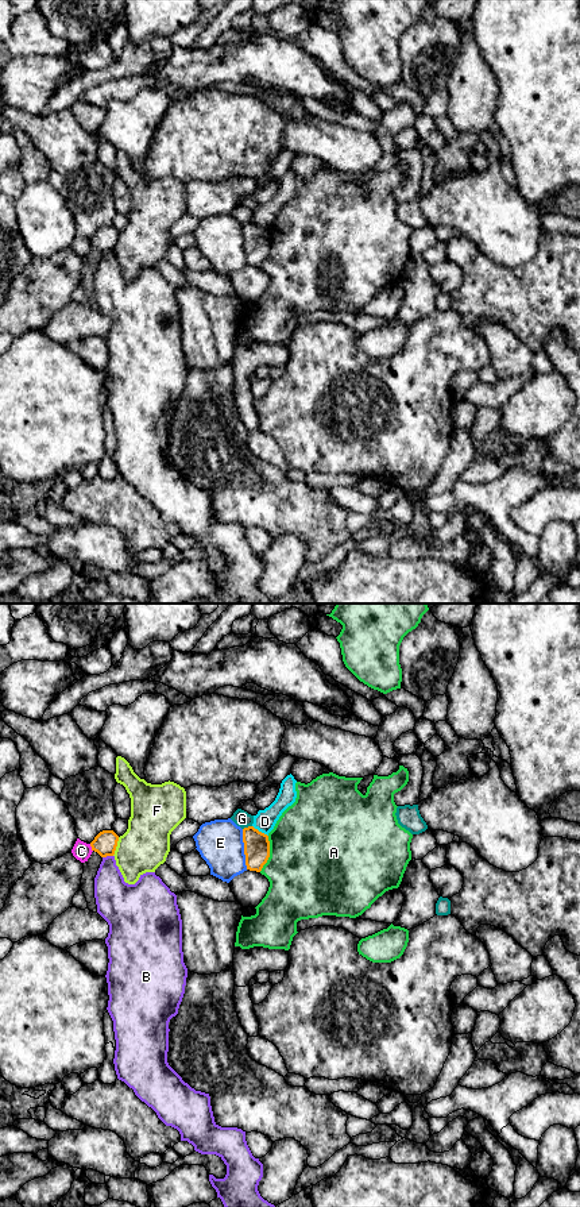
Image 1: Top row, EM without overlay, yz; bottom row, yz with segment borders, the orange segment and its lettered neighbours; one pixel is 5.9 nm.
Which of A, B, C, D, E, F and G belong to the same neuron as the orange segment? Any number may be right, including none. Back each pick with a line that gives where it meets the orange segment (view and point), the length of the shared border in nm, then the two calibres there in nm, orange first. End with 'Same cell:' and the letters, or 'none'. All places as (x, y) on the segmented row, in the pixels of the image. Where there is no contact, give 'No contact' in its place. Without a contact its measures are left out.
Same cell: none

